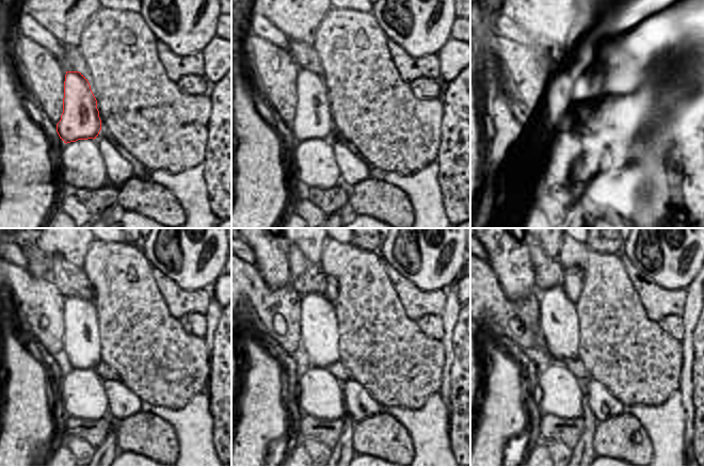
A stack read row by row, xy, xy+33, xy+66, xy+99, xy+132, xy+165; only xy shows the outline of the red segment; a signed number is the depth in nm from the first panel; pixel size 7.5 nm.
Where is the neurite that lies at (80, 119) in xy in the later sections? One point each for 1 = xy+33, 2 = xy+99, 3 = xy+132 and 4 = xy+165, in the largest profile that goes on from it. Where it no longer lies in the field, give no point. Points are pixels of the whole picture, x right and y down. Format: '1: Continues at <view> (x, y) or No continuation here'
1: Continues at xy+33 (314, 115)
2: Continues at xy+99 (82, 353)
3: Continues at xy+132 (322, 351)
4: Continues at xy+165 (562, 332).

